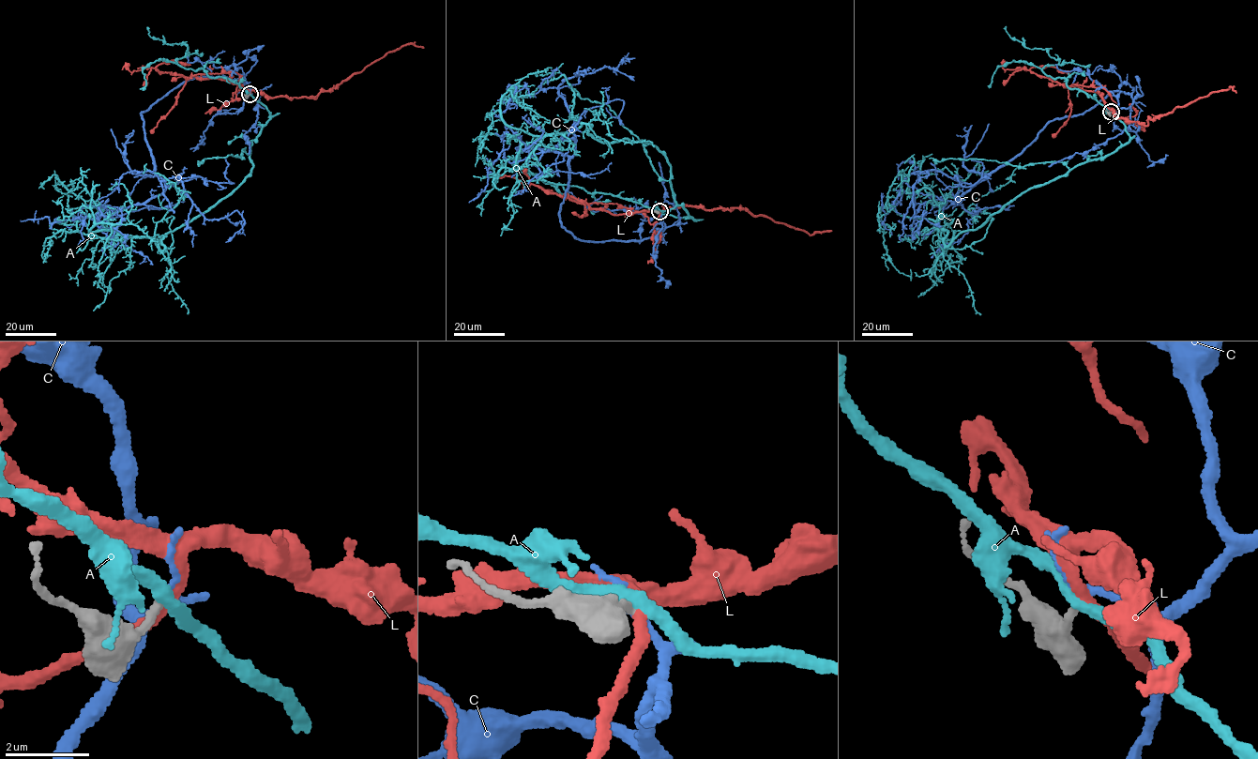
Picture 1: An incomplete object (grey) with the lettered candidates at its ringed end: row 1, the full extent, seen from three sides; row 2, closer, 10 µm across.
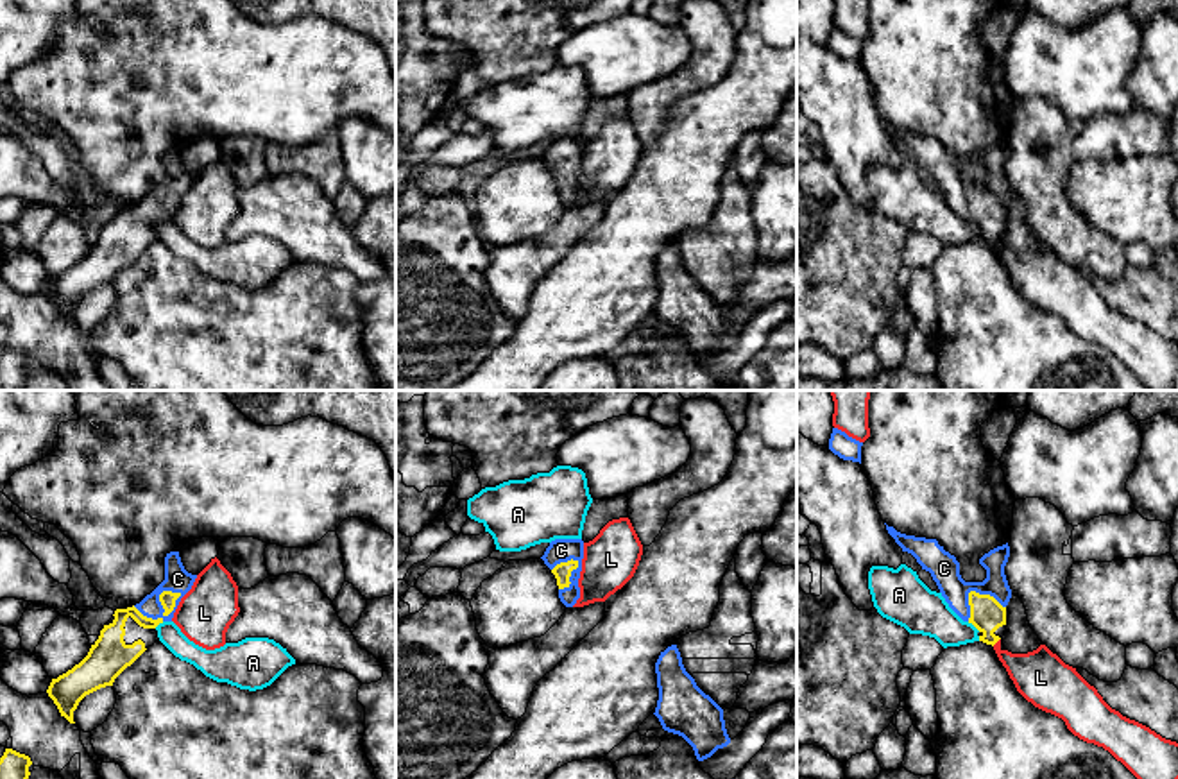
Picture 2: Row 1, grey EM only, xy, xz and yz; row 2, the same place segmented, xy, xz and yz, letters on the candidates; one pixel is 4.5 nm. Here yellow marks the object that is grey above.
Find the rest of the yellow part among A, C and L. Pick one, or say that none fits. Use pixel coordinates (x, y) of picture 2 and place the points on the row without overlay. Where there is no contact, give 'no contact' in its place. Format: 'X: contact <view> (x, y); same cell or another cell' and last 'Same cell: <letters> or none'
A: contact yz (974, 224); another cell
C: contact xy (160, 217); same cell
L: contact yz (996, 240); another cell
Same cell: C

